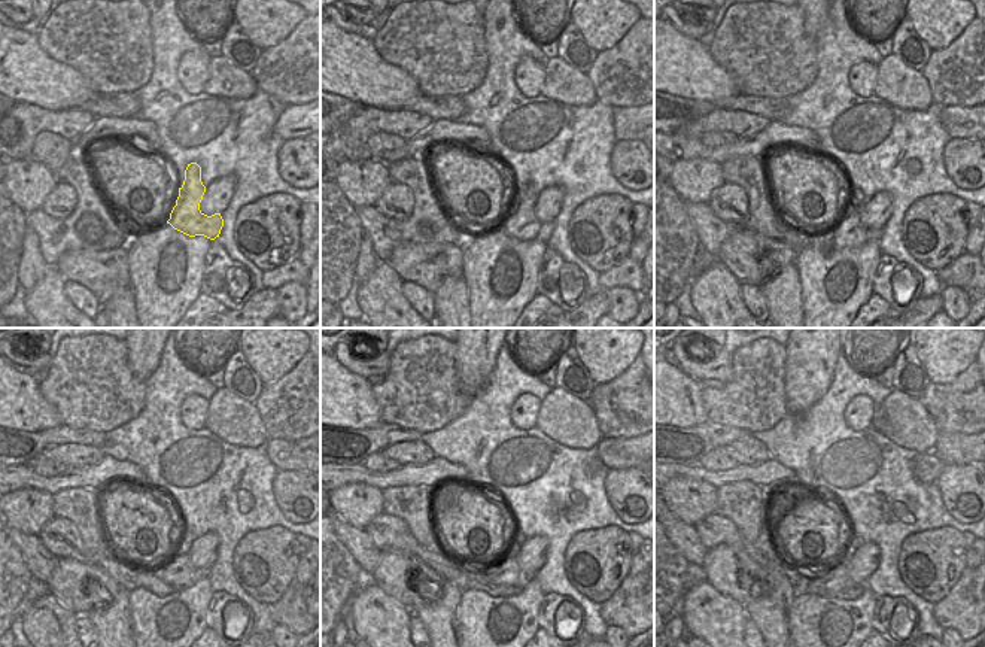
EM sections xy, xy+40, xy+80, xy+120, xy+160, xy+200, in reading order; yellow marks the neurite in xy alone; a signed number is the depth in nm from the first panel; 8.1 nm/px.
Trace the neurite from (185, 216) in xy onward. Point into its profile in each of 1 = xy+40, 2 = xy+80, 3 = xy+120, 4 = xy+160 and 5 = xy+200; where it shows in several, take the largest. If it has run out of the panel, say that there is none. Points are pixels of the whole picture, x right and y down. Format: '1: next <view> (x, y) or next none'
1: next xy+40 (520, 224)
2: next xy+80 (850, 231)
3: next xy+120 (179, 573)
4: next xy+160 (507, 573)
5: next xy+200 (829, 583)

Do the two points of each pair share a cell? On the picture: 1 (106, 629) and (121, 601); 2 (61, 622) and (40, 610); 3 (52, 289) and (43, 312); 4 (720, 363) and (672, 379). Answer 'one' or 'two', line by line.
1: one
2: one
3: one
4: two

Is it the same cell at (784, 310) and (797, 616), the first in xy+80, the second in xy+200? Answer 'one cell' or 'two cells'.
two cells

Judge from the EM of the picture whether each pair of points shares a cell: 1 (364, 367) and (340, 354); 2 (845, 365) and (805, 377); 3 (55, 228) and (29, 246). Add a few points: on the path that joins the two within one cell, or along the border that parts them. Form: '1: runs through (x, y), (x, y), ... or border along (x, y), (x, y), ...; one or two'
1: runs through (358, 365), (346, 358); one
2: border along (844, 349), (838, 358), (833, 380), (818, 400); two
3: border along (27, 224), (35, 231), (40, 257), (48, 266); two

